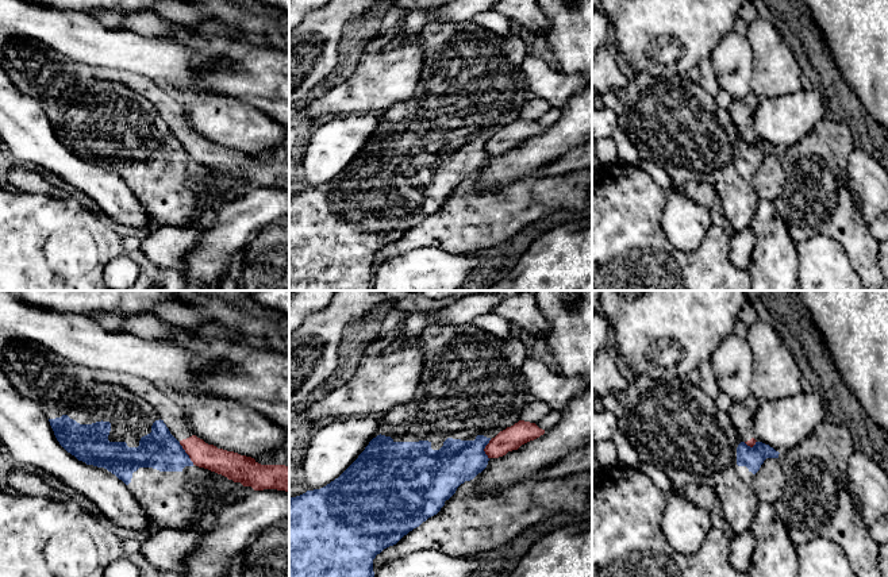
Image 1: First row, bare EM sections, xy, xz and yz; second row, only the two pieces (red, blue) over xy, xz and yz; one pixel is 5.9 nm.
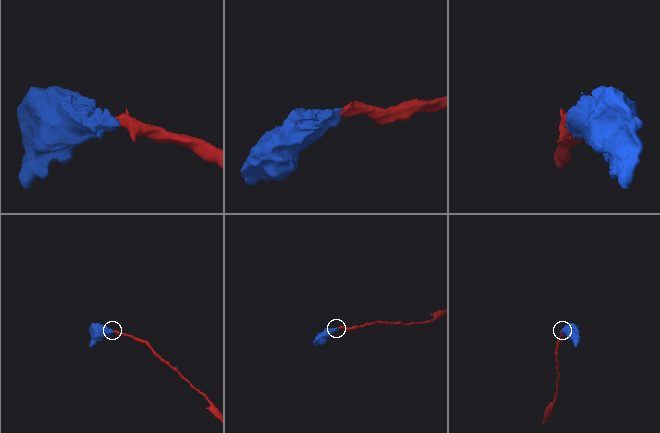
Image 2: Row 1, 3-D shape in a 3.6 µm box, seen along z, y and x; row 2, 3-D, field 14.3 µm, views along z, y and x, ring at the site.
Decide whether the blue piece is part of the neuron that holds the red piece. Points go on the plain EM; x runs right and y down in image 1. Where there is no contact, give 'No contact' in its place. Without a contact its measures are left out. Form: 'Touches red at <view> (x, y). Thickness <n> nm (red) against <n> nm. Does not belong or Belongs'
Touches red at xy (185, 149). Thickness 150 nm (red) against 220 nm. Does not belong

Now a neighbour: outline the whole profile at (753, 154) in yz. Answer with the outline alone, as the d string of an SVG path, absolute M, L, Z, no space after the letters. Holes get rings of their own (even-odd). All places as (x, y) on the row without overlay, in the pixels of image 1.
M637 73L623 89L611 92L624 105L616 124L642 158L661 166L677 189L683 189L689 180L710 184L718 193L723 214L734 231L750 227L760 201L753 188L754 172L766 155L779 155L779 149L762 139L747 143L739 135L730 112L719 107L715 96L699 82L691 81L687 74L660 78L650 73Z

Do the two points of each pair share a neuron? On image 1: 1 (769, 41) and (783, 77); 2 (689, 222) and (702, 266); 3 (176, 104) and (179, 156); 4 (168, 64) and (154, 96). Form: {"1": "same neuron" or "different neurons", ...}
{"1": "same neuron", "2": "different neurons", "3": "different neurons", "4": "different neurons"}

